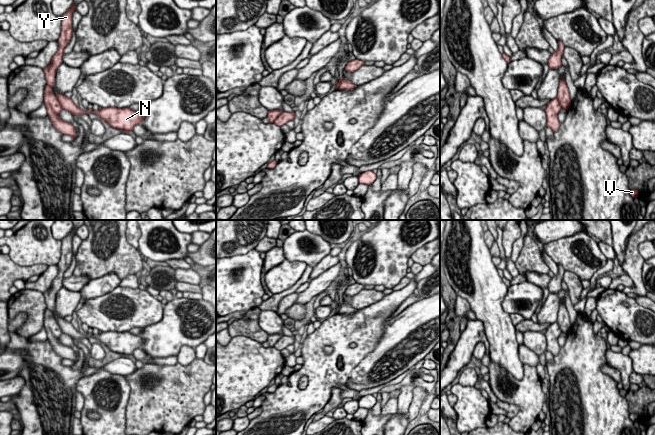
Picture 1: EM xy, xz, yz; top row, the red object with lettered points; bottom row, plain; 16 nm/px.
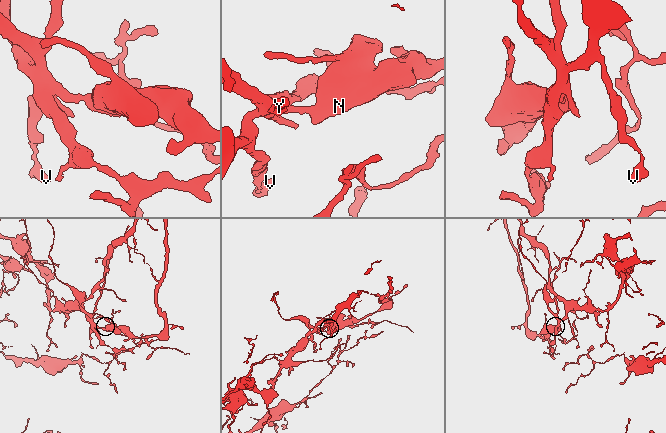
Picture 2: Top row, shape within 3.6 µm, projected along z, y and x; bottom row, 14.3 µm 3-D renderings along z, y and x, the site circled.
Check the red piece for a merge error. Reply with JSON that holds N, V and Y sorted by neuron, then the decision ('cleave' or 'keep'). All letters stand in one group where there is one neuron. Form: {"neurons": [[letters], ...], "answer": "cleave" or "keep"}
{"neurons": [["N", "Y"], ["V"]], "answer": "cleave"}

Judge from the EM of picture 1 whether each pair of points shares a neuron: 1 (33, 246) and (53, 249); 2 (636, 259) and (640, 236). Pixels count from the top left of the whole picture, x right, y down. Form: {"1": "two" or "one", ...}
{"1": "one", "2": "one"}

